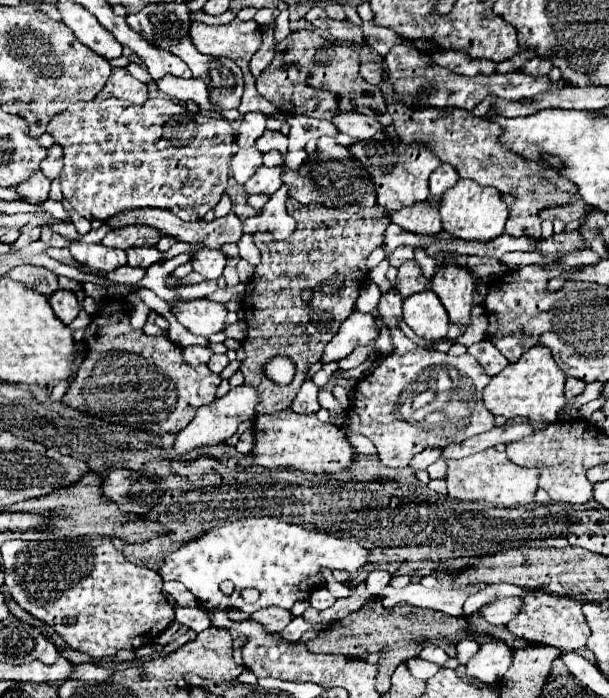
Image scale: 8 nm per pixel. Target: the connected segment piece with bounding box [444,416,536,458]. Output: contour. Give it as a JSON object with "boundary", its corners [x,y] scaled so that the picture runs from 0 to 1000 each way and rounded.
{"boundary":[[[837,599],[828,610],[811,610],[808,616],[795,619],[795,622],[785,622],[785,625],[775,625],[768,628],[765,633],[755,633],[755,636],[739,636],[729,642],[729,653],[736,656],[759,656],[759,653],[772,653],[778,648],[788,648],[788,645],[798,645],[798,642],[808,642],[814,636],[834,636],[841,630],[854,630],[867,622],[877,622],[880,613],[864,602],[864,599]]]}

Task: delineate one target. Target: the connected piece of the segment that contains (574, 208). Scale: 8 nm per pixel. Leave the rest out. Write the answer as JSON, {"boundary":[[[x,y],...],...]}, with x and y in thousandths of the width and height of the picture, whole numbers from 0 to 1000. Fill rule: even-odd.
{"boundary":[[[949,285],[929,295],[901,297],[885,305],[888,315],[920,314],[926,319],[952,314],[957,307],[969,301],[970,295],[956,285]]]}

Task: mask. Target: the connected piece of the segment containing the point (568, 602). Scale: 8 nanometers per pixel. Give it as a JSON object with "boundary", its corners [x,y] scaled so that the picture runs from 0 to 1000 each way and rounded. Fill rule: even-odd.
{"boundary":[[[877,848],[864,851],[857,880],[834,894],[834,903],[854,914],[864,914],[874,923],[900,923],[923,934],[943,934],[956,928],[966,920],[969,900],[962,897],[962,888],[956,883],[956,865],[933,854],[906,854],[897,848]],[[916,860],[916,868],[913,868]]]}

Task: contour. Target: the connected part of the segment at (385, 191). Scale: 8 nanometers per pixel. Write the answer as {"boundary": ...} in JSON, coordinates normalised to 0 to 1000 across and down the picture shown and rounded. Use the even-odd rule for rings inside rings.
{"boundary":[[[654,195],[614,198],[608,203],[585,203],[571,209],[575,221],[594,232],[601,246],[608,249],[617,269],[617,289],[631,301],[657,301],[663,295],[677,295],[706,281],[703,252],[726,235],[722,226],[693,203],[660,203]]]}

